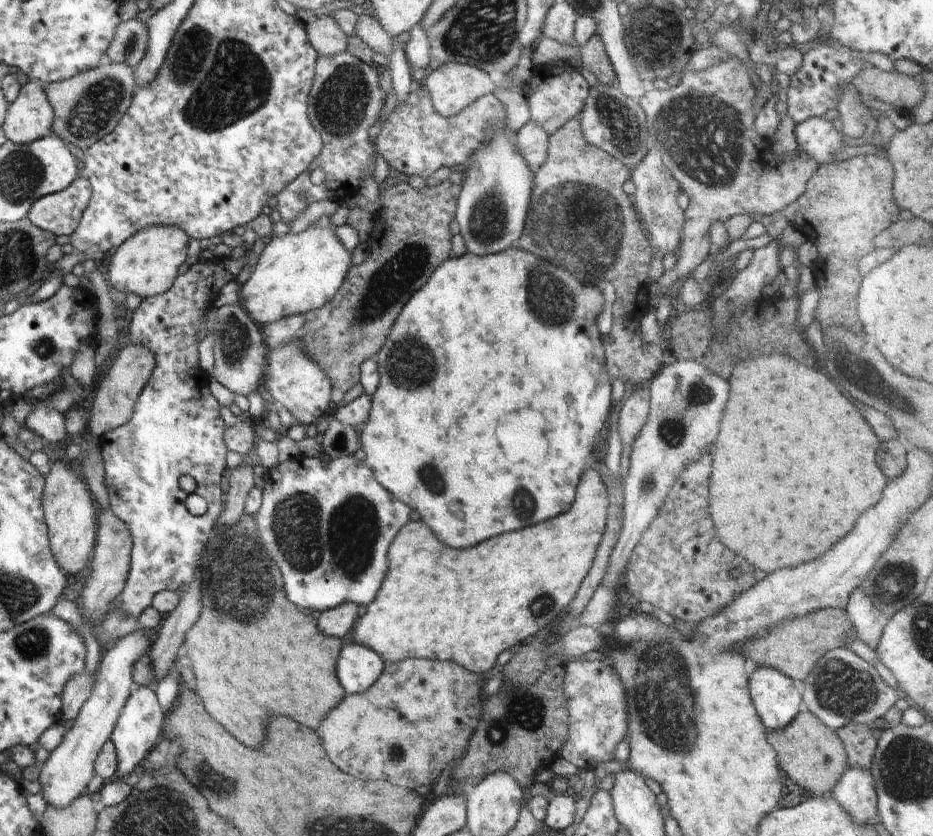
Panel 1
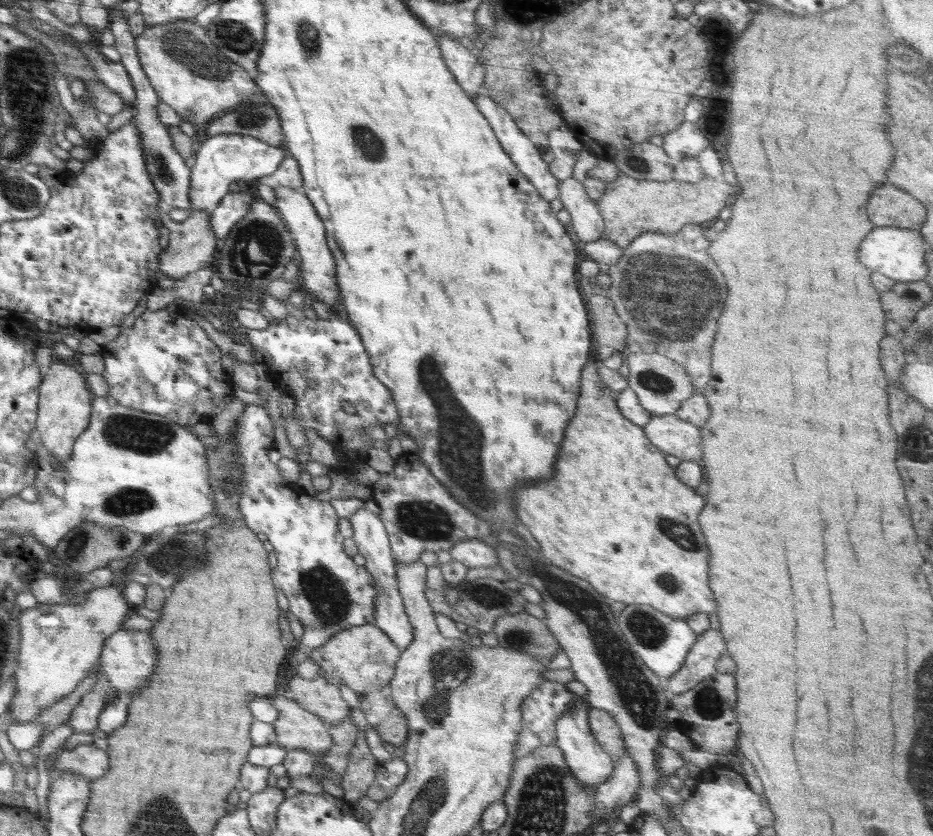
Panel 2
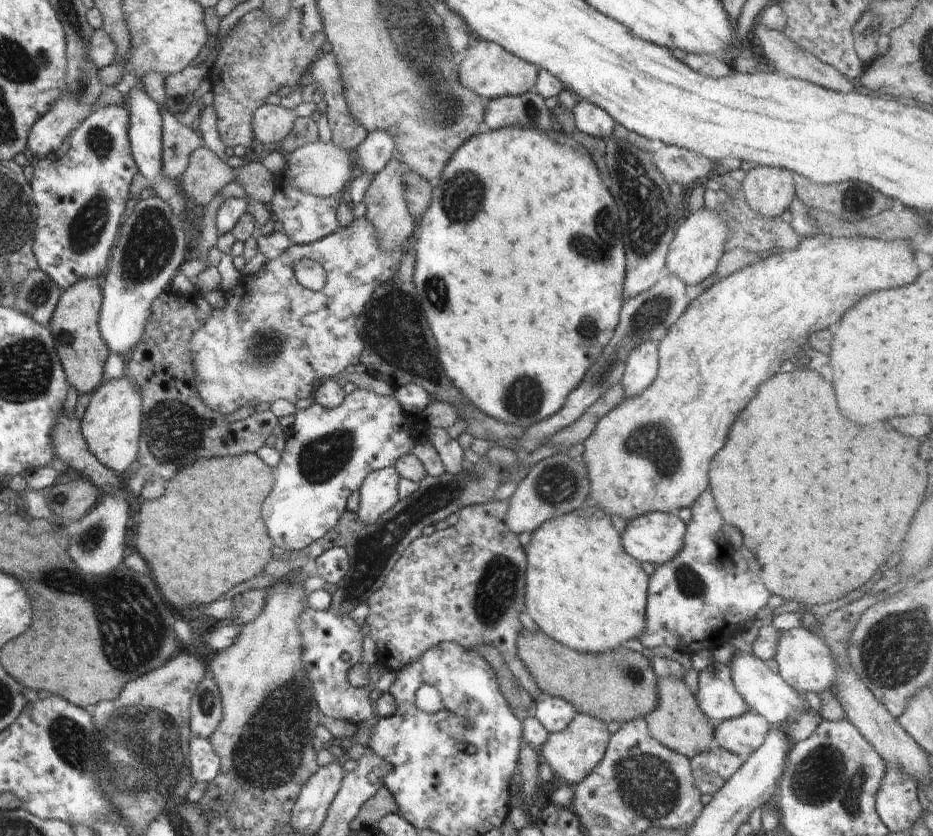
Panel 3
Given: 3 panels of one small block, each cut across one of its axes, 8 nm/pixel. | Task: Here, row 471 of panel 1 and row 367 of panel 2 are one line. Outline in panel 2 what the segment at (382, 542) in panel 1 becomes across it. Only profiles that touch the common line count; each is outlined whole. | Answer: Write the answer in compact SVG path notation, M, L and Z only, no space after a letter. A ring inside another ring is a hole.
M334 312L328 320L319 317L316 320L297 319L291 315L282 320L273 319L266 328L249 329L246 335L252 348L270 353L270 378L283 388L282 392L296 401L293 417L302 429L316 430L320 437L330 441L336 454L344 451L346 455L347 448L352 448L363 457L356 462L344 458L334 468L353 477L355 464L366 463L373 446L372 440L362 437L359 432L368 426L399 423L391 392L374 376L370 356L356 328ZM346 402L356 409L356 414L344 412L343 404Z

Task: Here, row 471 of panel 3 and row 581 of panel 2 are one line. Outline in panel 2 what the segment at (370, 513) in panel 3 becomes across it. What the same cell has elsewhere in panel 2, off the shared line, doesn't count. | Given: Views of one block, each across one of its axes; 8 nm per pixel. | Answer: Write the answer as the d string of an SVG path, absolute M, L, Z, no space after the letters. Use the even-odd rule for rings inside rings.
M366 508L358 509L350 518L354 542L358 546L358 553L366 559L364 567L372 575L372 587L378 591L374 598L374 624L382 629L396 646L402 651L413 640L414 629L405 612L404 602L396 582L396 566L384 523L380 517Z

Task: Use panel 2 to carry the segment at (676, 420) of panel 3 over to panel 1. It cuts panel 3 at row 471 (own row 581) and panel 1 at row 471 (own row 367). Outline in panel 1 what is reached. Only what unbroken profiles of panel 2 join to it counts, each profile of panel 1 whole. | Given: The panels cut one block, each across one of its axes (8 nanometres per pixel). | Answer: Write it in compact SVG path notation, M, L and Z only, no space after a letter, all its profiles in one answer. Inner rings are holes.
M586 468L568 512L532 528L490 538L466 550L452 548L450 562L448 547L442 546L426 522L408 521L388 547L386 576L374 602L366 606L366 614L358 617L353 628L354 640L377 652L383 661L454 660L454 664L485 677L501 652L508 648L513 651L550 626L574 600L602 540L608 506L608 491L598 469Z

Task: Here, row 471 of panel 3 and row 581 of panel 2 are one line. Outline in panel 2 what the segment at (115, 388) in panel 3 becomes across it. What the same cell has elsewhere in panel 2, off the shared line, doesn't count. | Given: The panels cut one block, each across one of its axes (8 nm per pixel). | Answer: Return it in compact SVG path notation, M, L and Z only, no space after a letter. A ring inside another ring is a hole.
M124 570L116 574L116 582L87 592L86 601L81 604L39 603L20 612L22 640L18 670L14 675L17 692L7 710L14 718L12 724L34 722L42 709L72 694L72 690L89 676L90 669L98 662L102 642L118 632L128 616L130 608L124 600L126 588ZM48 614L57 614L60 624L44 624L44 616Z

